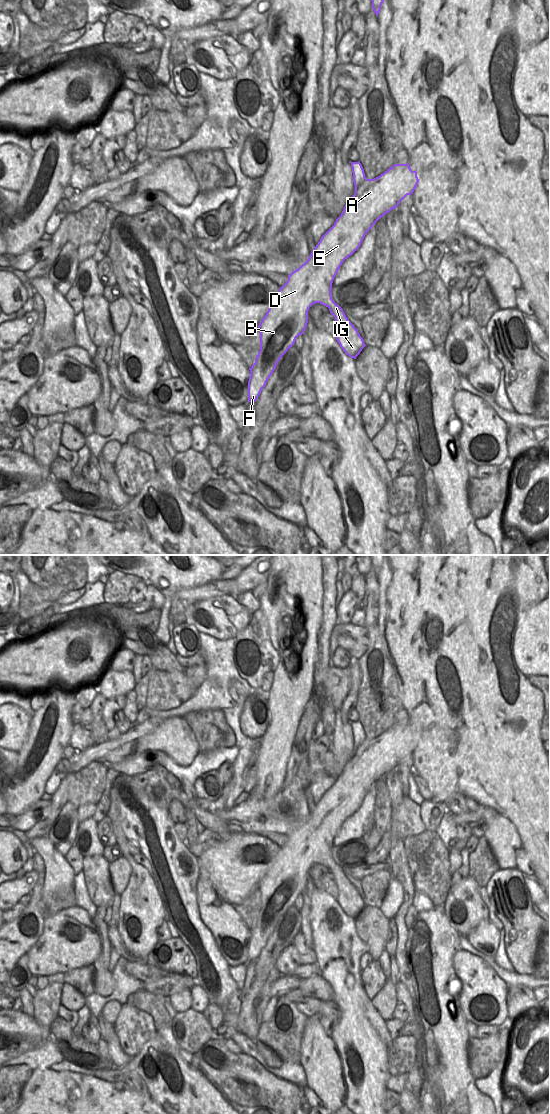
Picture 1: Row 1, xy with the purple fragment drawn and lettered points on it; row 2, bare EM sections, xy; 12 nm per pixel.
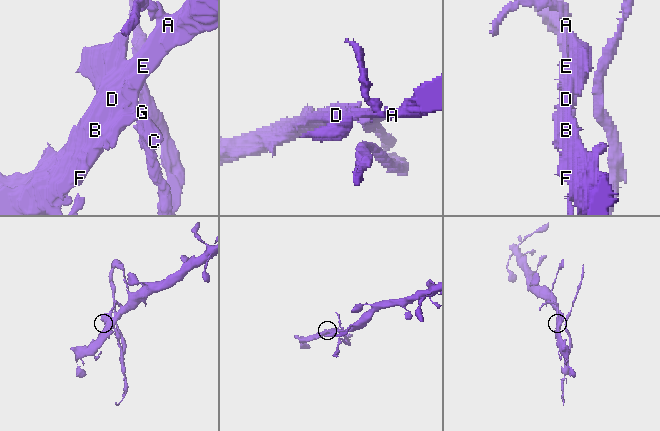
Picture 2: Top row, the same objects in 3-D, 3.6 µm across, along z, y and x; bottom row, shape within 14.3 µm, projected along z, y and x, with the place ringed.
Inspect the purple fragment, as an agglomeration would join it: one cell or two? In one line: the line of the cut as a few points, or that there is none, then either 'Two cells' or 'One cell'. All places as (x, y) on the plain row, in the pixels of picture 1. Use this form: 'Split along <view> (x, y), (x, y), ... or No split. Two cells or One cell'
Split along xy (333, 860), (329, 868). Two cells.

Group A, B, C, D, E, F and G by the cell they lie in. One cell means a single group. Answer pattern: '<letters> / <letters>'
A B D E F / C G

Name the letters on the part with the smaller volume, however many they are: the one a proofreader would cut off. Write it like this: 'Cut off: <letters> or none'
Cut off: C, G

